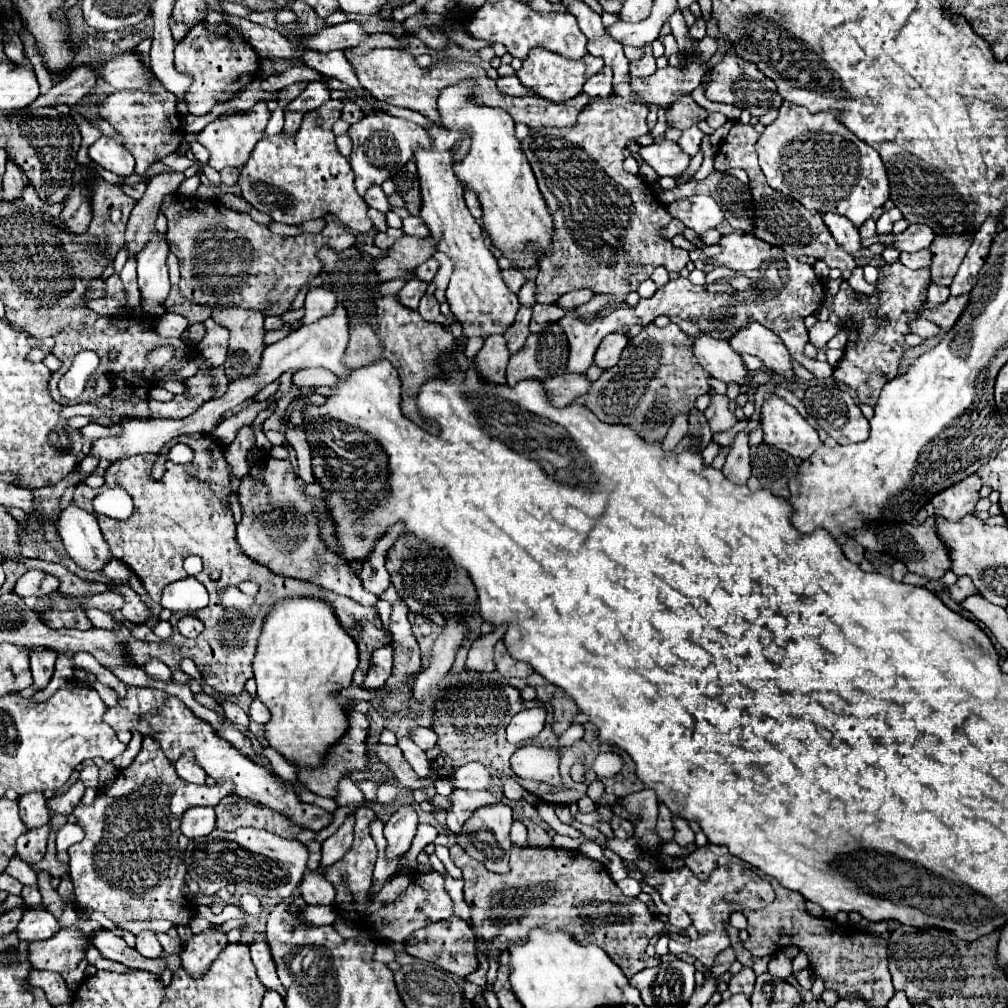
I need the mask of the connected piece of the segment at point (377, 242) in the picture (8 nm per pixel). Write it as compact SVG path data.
M388 228L386 232L376 232L374 236L374 246L382 248L382 250L388 250L396 238L400 238L404 232L402 230L394 230L394 228Z

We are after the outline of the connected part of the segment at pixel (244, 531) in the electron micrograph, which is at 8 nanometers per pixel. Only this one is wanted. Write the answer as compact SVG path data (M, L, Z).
M266 454L264 474L260 476L262 478L258 482L256 476L248 474L246 478L242 478L242 484L238 488L238 498L242 506L242 520L238 524L238 544L242 546L246 556L282 576L312 582L320 588L348 596L360 602L362 606L376 606L378 596L366 592L348 562L324 546L314 504L304 494L302 486L296 482L298 476L290 460L276 460Z

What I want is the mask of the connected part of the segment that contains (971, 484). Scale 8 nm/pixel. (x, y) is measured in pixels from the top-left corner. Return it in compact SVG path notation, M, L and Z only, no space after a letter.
M978 474L968 476L966 480L954 484L954 488L948 488L946 492L940 492L918 512L916 520L922 524L928 516L940 516L950 522L962 520L966 514L974 512L978 502L978 492L982 488L982 480L978 480Z

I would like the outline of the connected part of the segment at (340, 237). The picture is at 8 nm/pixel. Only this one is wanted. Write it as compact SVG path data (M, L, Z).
M168 194L162 202L162 212L168 218L168 234L166 240L170 244L170 252L180 260L180 294L192 304L210 306L210 308L246 308L246 310L260 310L262 314L270 308L268 316L282 316L290 310L292 300L300 292L300 288L316 278L322 272L322 260L318 258L318 250L322 246L330 246L336 252L346 250L352 246L354 234L342 228L336 220L328 220L324 232L320 234L300 234L294 238L284 238L272 234L268 226L256 224L248 214L234 212L226 208L218 200L200 200L200 198L186 198L182 194Z

